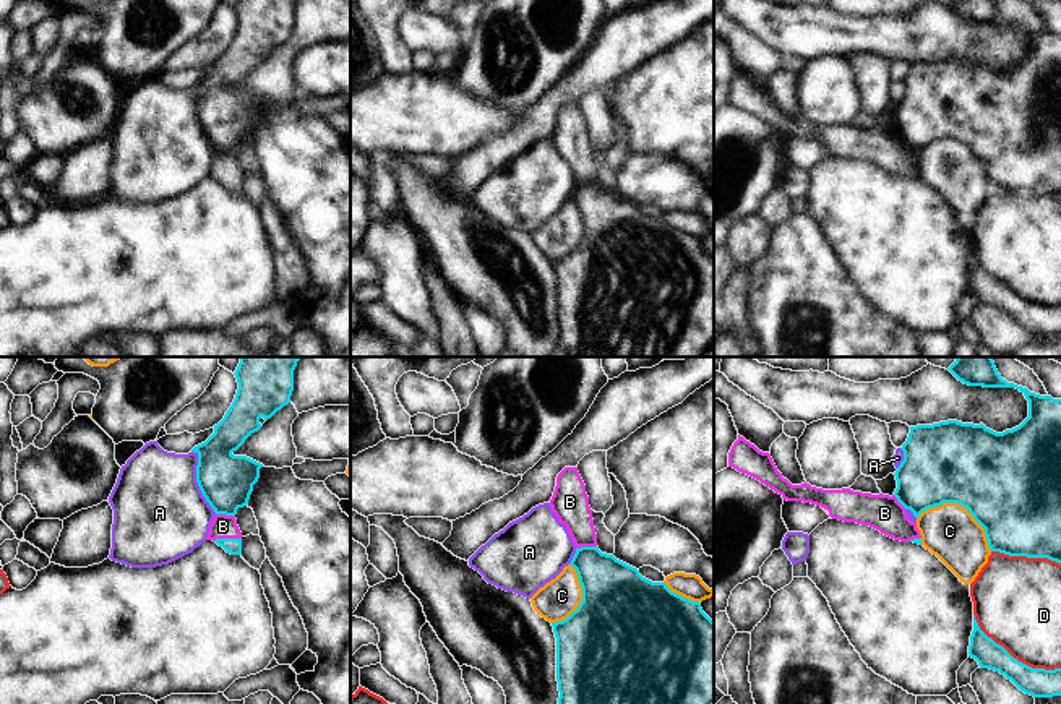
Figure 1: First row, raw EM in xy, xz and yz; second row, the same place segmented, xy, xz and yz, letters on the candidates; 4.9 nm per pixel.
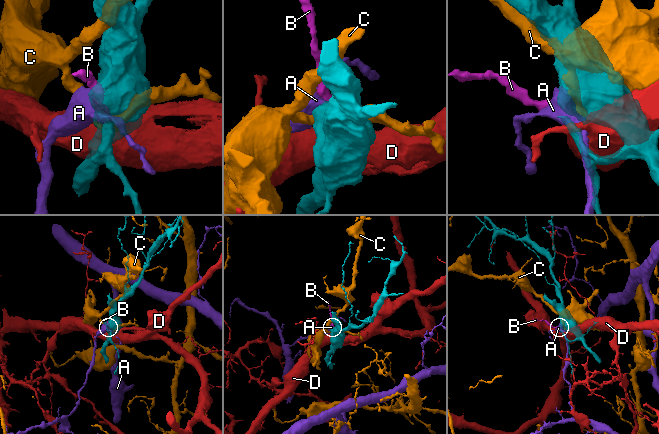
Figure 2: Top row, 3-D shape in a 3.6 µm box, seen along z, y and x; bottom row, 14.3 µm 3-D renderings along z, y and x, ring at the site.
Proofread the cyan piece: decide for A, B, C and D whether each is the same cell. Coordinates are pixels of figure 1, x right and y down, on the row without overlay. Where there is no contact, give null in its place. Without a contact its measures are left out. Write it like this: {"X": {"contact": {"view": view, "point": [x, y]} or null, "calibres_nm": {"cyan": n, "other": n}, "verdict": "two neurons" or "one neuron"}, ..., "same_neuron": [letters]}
{"A": {"contact": {"view": "xy", "point": [197, 117]}, "calibres_nm": {"cyan": 260, "other": 460}, "verdict": "two neurons"}, "B": {"contact": {"view": "xy", "point": [226, 176]}, "calibres_nm": {"cyan": 80, "other": 120}, "verdict": "one neuron"}, "C": {"contact": {"view": "yz", "point": [962, 141]}, "calibres_nm": {"cyan": 480, "other": 280}, "verdict": "two neurons"}, "D": {"contact": {"view": "yz", "point": [1011, 292]}, "calibres_nm": {"cyan": 140, "other": 420}, "verdict": "two neurons"}, "same_neuron": ["B"]}

